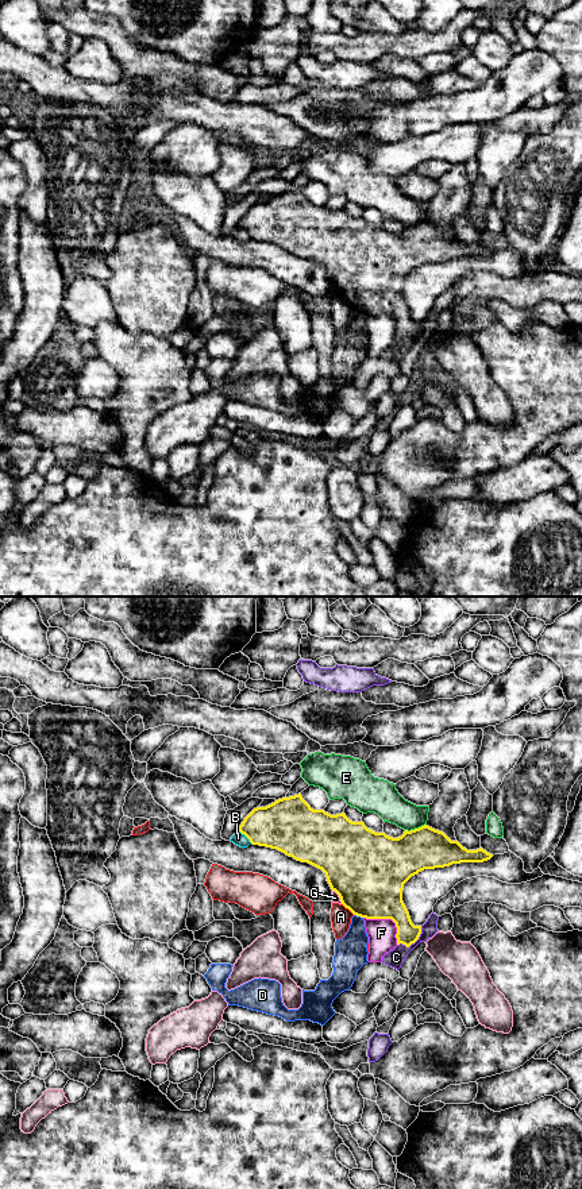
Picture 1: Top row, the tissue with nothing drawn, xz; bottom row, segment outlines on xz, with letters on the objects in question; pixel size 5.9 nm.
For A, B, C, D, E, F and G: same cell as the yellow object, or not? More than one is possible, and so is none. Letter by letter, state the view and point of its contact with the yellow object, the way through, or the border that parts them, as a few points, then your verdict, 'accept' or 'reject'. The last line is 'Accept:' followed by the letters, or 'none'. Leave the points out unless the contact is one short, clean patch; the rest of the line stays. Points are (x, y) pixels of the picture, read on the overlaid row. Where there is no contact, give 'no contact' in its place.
A: contact xz (349, 908); border xz (342, 903), (354, 914); reject
B: contact xz (245, 834); reject
C: contact xz (413, 942); border xz (421, 926), (421, 933), (413, 942), (408, 946), (397, 945); reject
D: contact xz (358, 915); reject
E: contact xz (415, 829); border xz (426, 823), (405, 830); reject
F: contact xz (389, 918); reject
G: contact xz (339, 896); reject
Accept: none

